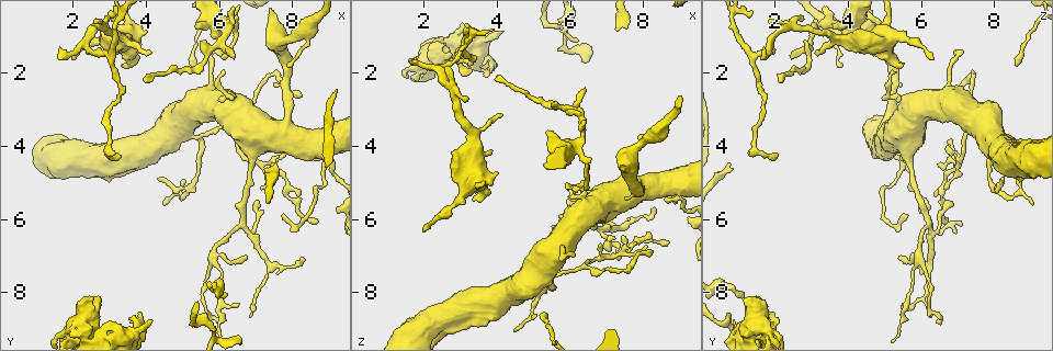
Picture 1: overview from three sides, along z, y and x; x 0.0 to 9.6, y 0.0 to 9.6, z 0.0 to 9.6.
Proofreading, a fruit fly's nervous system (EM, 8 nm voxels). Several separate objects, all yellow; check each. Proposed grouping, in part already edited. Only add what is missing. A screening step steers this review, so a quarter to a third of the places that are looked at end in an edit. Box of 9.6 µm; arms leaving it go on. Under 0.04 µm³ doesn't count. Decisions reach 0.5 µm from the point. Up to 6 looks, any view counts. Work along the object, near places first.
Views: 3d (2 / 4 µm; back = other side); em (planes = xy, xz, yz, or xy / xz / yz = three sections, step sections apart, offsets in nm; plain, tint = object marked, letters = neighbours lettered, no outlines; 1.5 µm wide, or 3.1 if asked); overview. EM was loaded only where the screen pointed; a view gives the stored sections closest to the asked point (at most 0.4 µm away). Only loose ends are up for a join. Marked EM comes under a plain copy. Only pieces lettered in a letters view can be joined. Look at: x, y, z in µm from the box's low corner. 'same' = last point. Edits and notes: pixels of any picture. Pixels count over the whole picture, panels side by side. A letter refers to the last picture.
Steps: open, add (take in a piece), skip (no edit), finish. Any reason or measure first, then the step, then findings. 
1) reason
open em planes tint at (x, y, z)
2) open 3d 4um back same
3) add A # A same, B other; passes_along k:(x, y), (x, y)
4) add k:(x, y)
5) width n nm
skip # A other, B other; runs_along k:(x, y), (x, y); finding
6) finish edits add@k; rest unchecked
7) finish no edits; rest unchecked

free end
open em planes letters at (5.45, 0.70, 3.55)

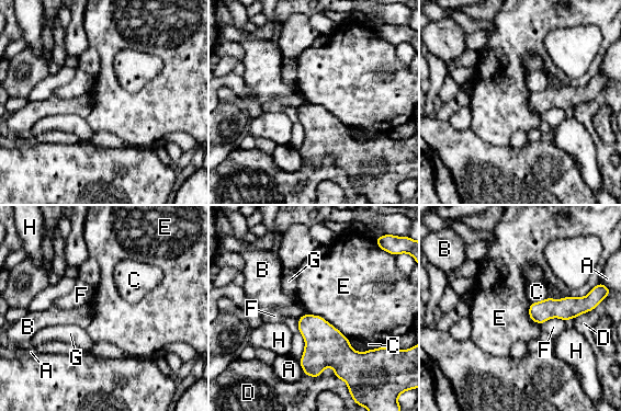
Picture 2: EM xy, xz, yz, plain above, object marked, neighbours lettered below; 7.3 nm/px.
width 150 nm
skip # A other, B other, C other, D other, E other, F other, G other, H other; border 2:(305, 312), (320, 315), (348, 339); no lettered piece goes on from it

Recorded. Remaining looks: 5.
stops while still wide
open em planes tint at (2.75, 0.80, 4.15)

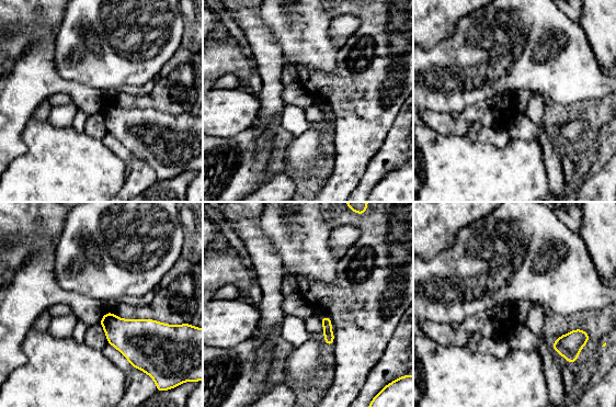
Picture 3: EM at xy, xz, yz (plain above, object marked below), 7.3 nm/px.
what lies round it
open em planes letters same

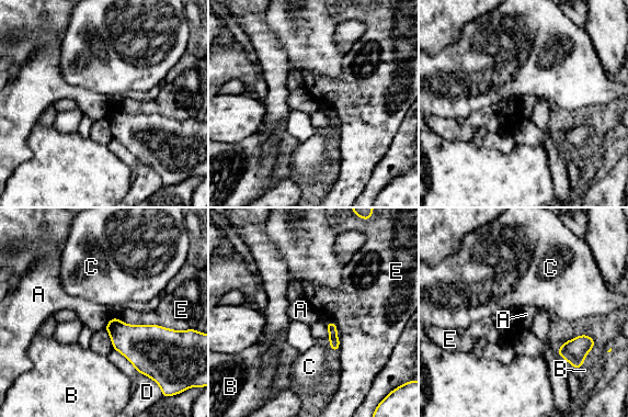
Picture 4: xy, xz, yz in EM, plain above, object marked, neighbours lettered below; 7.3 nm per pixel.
skip # A other, B other, C other, D other, E other; no lettered piece goes on from it

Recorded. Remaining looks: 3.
branch stops here
open 3d 2um at (1.60, 1.25, 1.70)

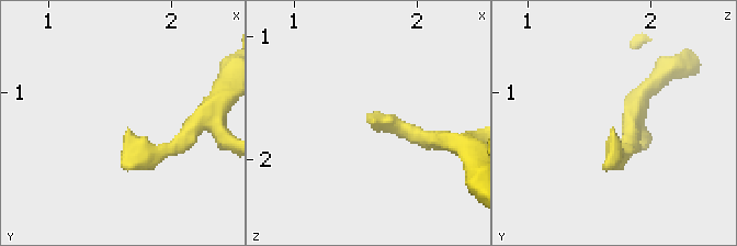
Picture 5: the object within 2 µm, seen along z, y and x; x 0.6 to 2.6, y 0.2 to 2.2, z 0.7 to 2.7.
open em planes tint at (1.66, 1.30, 1.64)

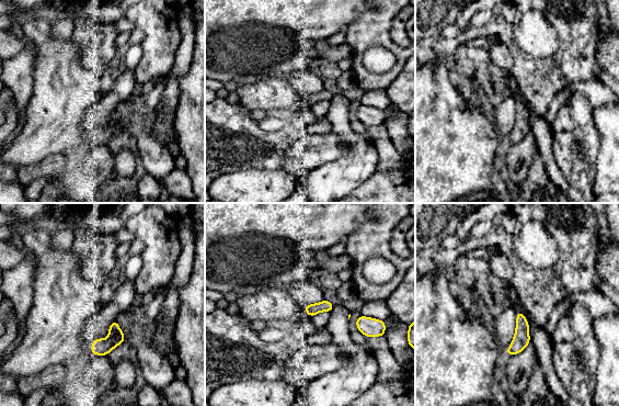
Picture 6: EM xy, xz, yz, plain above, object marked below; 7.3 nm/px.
see the neighbours
open em planes letters same

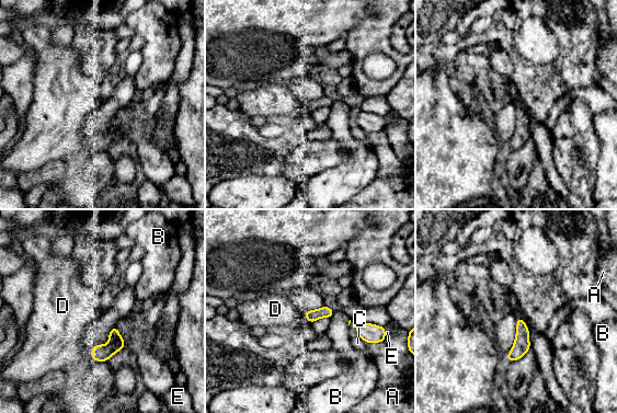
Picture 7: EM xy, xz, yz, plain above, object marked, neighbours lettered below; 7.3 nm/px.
longest_contact C 90 nm
add D # A other, B other, C other, D same, E other; the neuron continues

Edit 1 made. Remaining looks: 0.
finish edits add@7; rest unchecked

